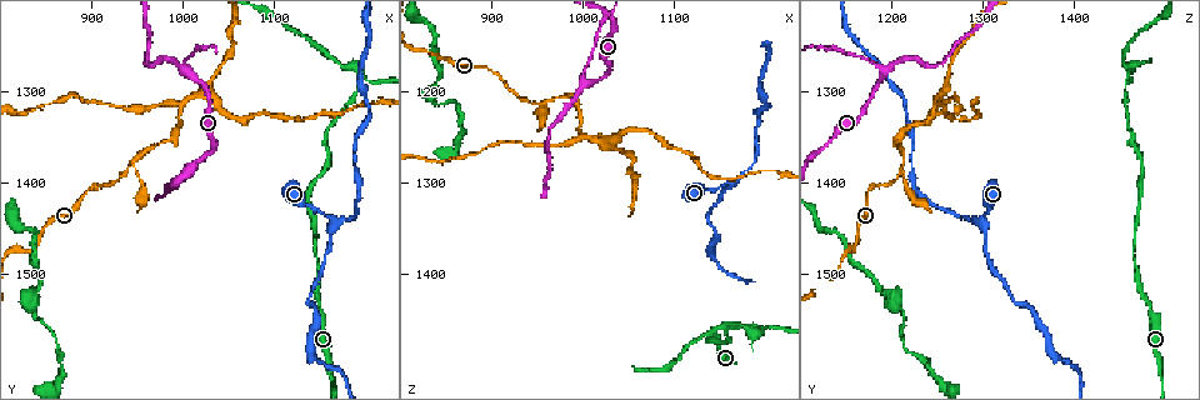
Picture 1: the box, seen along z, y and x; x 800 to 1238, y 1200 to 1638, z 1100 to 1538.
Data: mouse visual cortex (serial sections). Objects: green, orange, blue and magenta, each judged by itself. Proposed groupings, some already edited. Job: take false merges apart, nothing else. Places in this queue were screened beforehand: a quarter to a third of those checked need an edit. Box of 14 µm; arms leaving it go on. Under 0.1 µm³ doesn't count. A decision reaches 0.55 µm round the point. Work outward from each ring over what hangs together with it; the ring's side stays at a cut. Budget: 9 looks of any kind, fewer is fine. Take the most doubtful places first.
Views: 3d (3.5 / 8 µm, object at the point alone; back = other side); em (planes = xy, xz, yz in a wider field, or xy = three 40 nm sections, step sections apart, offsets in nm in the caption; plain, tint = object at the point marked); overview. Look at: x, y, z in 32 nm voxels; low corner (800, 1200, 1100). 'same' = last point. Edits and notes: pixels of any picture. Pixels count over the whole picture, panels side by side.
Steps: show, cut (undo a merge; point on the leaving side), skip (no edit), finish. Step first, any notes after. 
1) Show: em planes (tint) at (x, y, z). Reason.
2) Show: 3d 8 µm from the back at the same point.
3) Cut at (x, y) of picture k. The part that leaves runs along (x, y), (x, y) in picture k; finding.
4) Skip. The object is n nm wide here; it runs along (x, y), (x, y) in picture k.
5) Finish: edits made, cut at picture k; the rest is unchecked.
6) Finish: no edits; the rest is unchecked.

Show: 3d 3.5 µm at (1195, 1285, 1460). A fork.

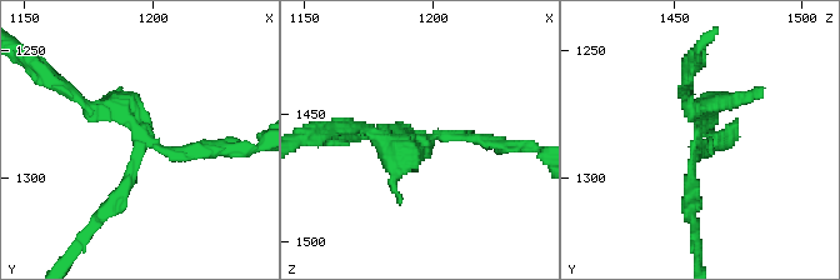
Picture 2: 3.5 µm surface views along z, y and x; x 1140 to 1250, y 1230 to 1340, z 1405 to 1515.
Show: em xy step 3 (plain) at (1197, 1286, 1459).

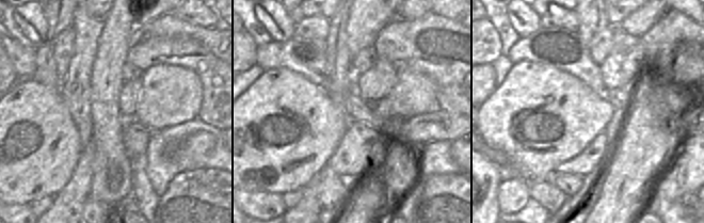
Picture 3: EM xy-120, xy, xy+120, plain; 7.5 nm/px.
Show: em xy step 3 (tint) at the same point.

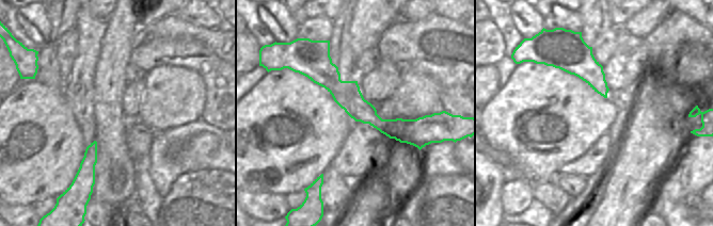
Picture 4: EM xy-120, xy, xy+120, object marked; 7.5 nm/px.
Cut at (408, 155) of picture 2. A border runs along (342, 99), (350, 101), (353, 117) in picture 4; two cells meet here.

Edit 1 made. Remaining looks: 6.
Show: overview.

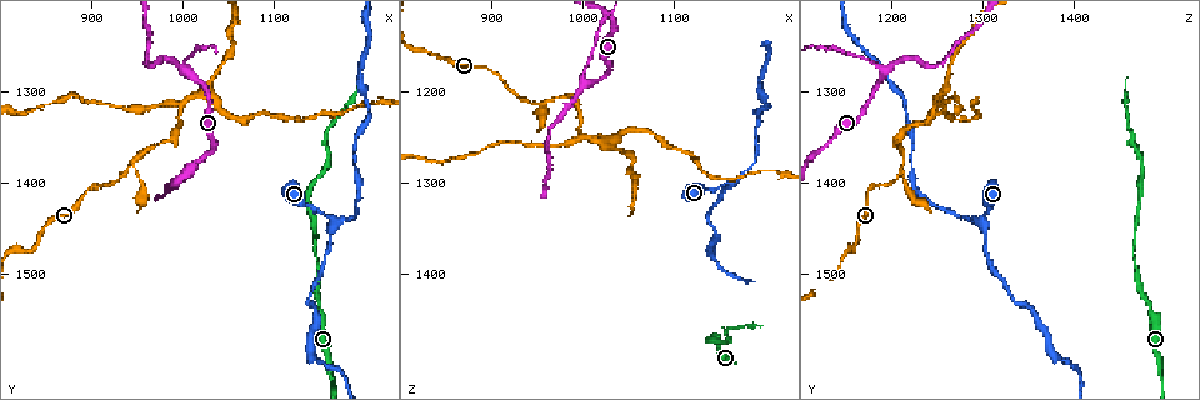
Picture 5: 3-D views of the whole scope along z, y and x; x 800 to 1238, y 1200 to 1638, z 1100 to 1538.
Show: 3d 3.5 µm at (945, 1385, 1210). A fork.

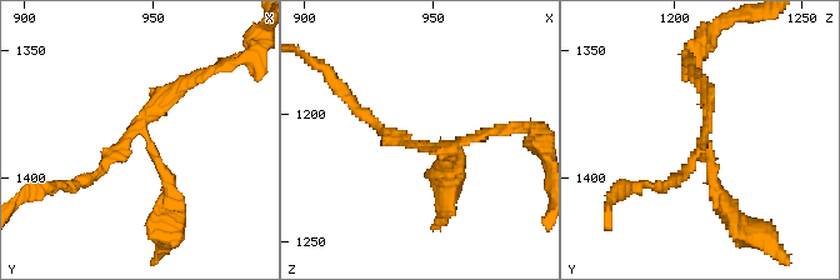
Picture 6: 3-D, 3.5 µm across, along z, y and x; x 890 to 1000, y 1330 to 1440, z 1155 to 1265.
Show: em xy step 3 (tint) at (944, 1382, 1212). Need the tissue.

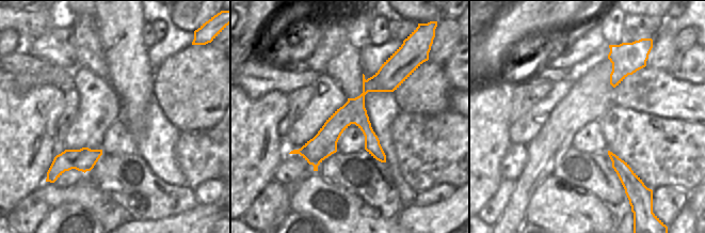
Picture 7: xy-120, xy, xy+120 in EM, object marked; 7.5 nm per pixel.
Skip. It runs along (78, 183), (196, 75) in picture 6; continuous, no second cell.

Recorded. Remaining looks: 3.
Show: 3d 3.5 µm at (1000, 1315, 1245). Branch point.

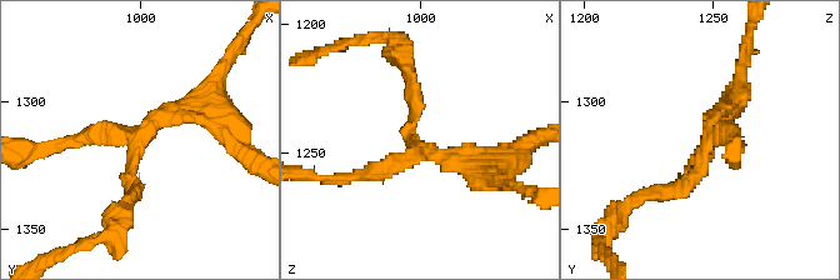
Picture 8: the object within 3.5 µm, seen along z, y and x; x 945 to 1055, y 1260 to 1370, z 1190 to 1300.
Show: em planes (tint) at (998, 1316, 1248). 3 arms meet here; the arms are 150, 200, 200 nm wide.

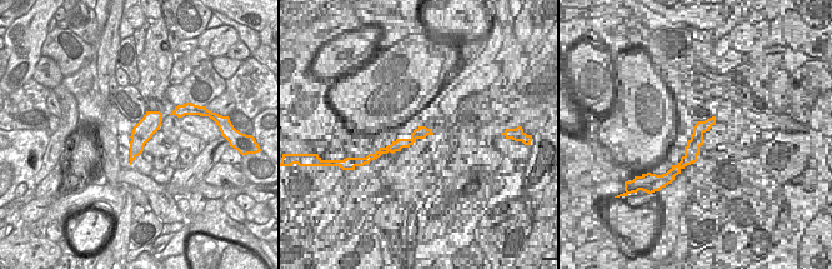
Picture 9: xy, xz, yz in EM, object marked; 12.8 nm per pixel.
Cut at (373, 165) of picture 8. The object is 280 nm wide here; the part that leaves runs along (409, 154), (340, 180), (313, 176) in picture 8; a second cell is stuck on.

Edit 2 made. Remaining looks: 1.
Finish: edits made, cut at picture 2, cut at picture 8; the rest is unchecked.

